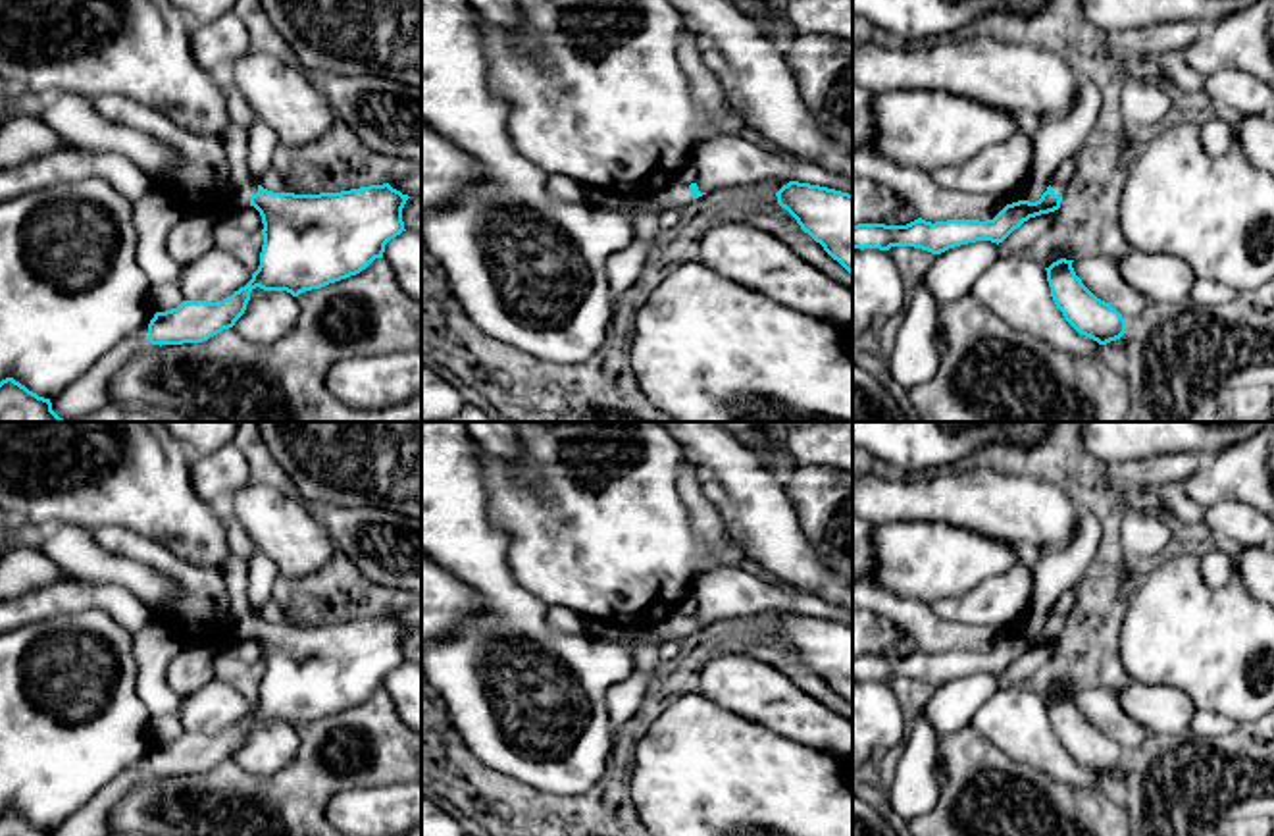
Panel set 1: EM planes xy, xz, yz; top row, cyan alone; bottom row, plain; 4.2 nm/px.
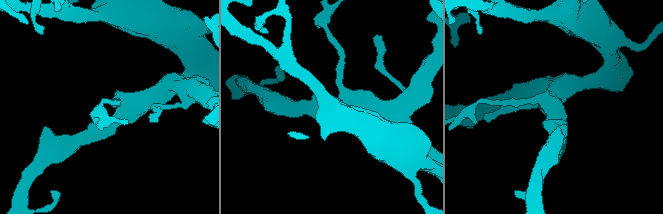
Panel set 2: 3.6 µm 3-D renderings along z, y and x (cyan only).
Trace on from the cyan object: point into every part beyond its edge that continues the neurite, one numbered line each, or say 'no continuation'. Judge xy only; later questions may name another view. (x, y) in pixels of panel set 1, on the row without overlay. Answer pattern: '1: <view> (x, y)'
1: xy (235, 569)

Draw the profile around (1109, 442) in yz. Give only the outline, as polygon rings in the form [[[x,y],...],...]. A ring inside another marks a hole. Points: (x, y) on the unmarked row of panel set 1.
[[[1083,422],[1083,447],[1107,466],[1160,455],[1199,453],[1205,458],[1245,441],[1274,422]]]

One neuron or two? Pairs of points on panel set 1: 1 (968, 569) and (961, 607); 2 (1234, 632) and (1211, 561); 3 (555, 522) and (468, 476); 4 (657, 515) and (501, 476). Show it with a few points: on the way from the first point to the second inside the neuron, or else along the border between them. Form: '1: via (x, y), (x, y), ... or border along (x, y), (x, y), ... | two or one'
1: border along (1003, 573), (961, 594), (942, 598), (932, 605) | two
2: border along (1197, 548), (1201, 576), (1211, 586), (1236, 582) | two
3: border along (472, 444), (482, 470), (487, 515), (501, 528) | two
4: via (618, 515), (539, 515) | one

